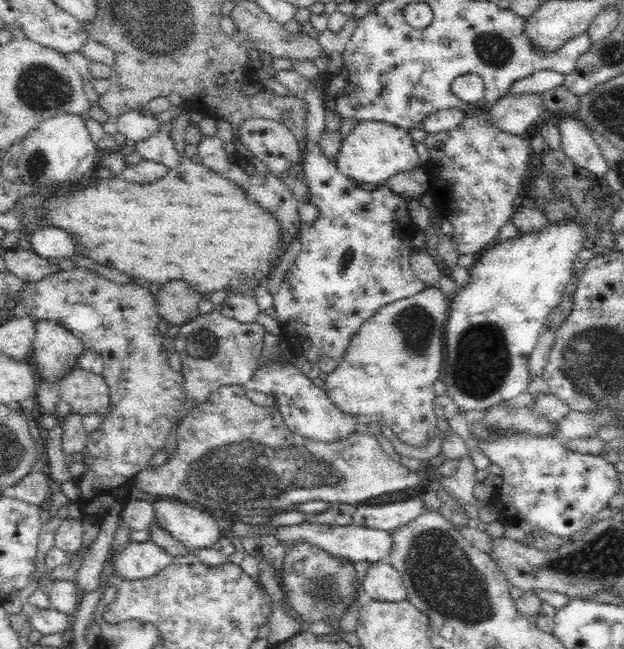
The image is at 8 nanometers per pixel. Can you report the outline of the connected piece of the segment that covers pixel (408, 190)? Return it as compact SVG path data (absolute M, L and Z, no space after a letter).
M420 164L412 170L394 174L382 186L388 187L392 193L400 197L408 196L408 198L418 199L421 194L428 192L430 178L426 169Z

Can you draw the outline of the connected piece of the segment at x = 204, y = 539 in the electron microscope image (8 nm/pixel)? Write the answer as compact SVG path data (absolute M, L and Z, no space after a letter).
M173 498L152 503L154 521L189 549L210 548L221 536L219 521L208 510L186 505Z

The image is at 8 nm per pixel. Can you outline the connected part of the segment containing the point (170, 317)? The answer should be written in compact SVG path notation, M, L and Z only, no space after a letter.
M184 280L166 282L155 295L156 308L160 318L167 324L180 326L193 318L198 313L198 302L202 296L192 289Z

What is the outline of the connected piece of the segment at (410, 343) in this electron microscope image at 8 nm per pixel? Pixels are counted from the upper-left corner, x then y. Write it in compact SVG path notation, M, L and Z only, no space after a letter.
M437 286L427 287L422 293L414 294L410 298L402 298L402 300L396 300L396 302L391 302L382 308L378 308L371 316L352 336L350 344L348 344L347 352L344 357L339 360L339 366L332 370L330 374L325 379L325 386L323 389L327 394L327 397L339 408L342 412L346 414L354 415L364 414L367 416L367 421L373 427L377 428L381 424L384 426L389 426L396 438L400 438L404 444L414 447L422 447L427 444L430 440L431 435L437 430L436 424L438 424L437 414L434 412L434 382L441 378L440 374L443 372L443 364L445 360L445 344L443 337L443 329L445 322L447 320L447 312L449 310L449 299L446 295L437 288Z

